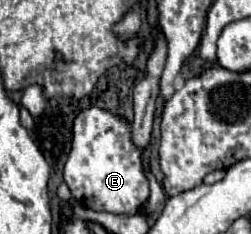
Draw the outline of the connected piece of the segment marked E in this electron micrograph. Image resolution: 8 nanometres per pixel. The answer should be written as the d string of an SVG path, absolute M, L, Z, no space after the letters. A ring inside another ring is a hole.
M90 107L74 119L72 151L64 167L64 181L74 197L84 199L84 205L94 211L136 215L148 199L148 179L142 173L142 151L130 141L130 125L112 113Z

